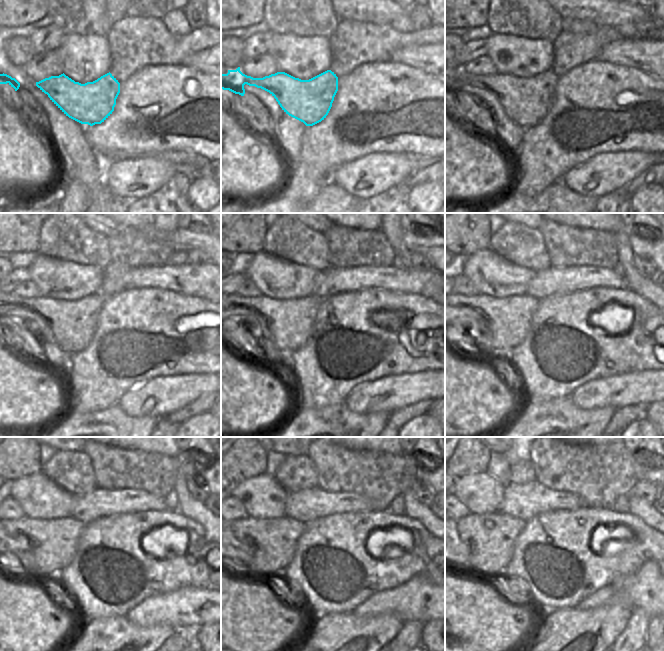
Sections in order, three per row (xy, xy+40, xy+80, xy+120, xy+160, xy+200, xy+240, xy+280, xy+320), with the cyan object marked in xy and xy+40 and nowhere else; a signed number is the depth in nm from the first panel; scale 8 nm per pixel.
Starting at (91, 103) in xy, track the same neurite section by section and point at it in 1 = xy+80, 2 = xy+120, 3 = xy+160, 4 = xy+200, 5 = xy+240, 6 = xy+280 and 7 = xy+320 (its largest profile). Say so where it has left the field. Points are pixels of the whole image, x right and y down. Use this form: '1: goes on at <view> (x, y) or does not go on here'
1: goes on at xy+80 (526, 101)
2: goes on at xy+120 (73, 322)
3: goes on at xy+160 (289, 322)
4: goes on at xy+200 (503, 323)
5: goes on at xy+240 (52, 544)
6: goes on at xy+280 (273, 541)
7: goes on at xy+320 (489, 538)

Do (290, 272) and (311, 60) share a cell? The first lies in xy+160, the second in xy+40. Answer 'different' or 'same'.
same

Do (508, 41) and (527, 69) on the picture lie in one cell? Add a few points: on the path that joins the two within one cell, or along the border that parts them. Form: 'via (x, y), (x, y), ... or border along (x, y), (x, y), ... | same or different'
via (510, 48), (524, 62) | same

